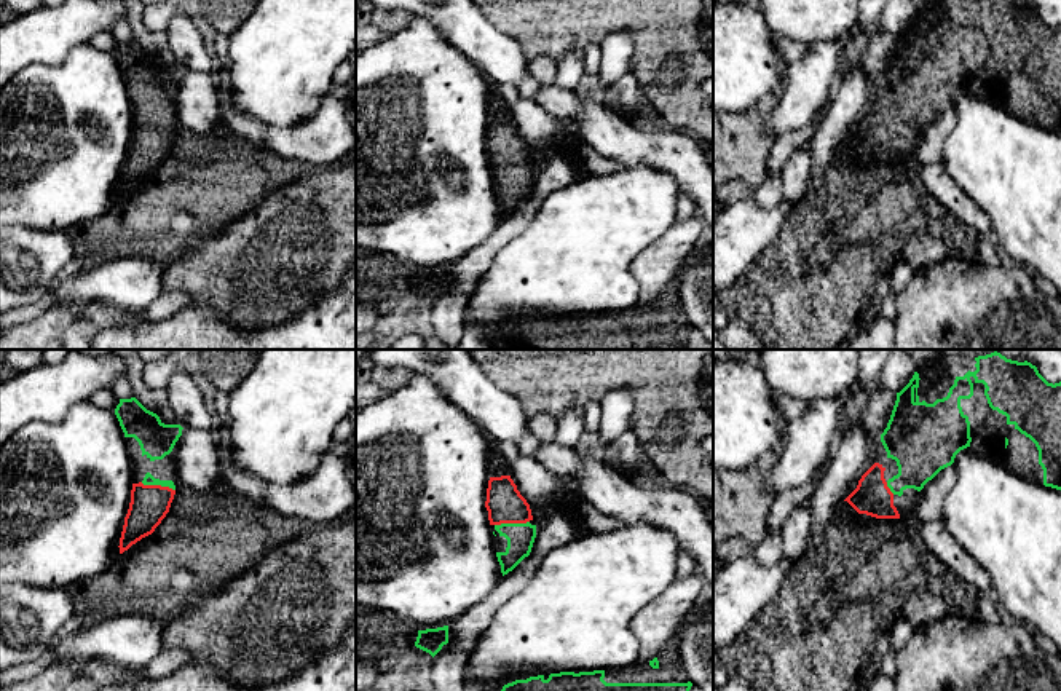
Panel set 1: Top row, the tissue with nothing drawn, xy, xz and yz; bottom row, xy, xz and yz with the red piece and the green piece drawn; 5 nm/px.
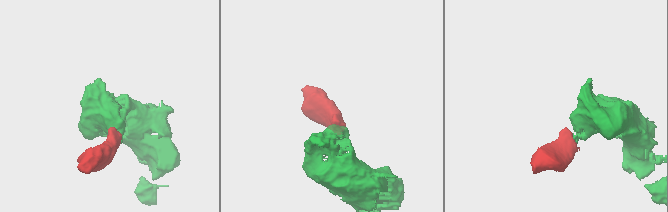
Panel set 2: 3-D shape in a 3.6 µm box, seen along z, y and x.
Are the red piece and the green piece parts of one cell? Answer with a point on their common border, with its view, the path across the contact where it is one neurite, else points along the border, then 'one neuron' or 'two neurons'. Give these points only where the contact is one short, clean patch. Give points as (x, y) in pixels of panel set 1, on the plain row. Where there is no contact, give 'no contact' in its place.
meets red in xz at (511, 165); runs through xz (504, 147), (511, 157), (511, 165), (520, 179); one neuron

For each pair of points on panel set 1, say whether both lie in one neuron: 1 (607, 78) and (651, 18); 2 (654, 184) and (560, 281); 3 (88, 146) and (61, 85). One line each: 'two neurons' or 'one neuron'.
1: two neurons
2: one neuron
3: one neuron

